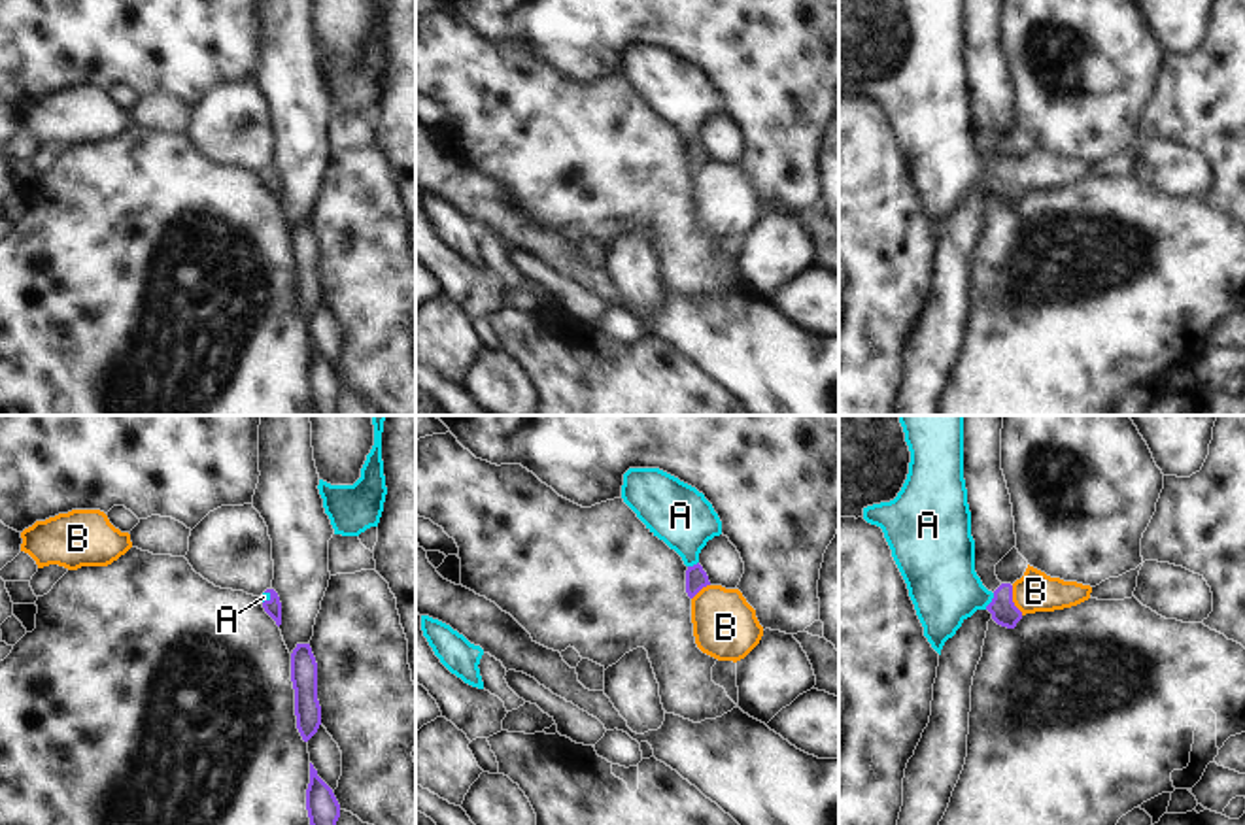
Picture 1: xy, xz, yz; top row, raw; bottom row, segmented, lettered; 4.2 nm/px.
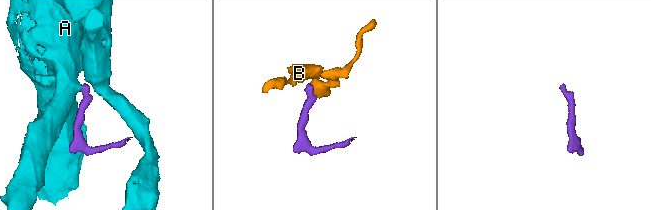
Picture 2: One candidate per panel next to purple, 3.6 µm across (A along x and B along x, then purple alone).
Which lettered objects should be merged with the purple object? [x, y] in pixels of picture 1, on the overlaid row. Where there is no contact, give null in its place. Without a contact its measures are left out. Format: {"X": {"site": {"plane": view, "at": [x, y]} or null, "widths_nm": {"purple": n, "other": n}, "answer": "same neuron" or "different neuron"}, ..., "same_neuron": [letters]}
{"A": {"site": {"plane": "yz", "at": [992, 601]}, "widths_nm": {"purple": 110, "other": 300}, "answer": "same neuron"}, "B": {"site": {"plane": "yz", "at": [1011, 601]}, "widths_nm": {"purple": 110, "other": 170}, "answer": "different neuron"}, "same_neuron": ["A"]}

